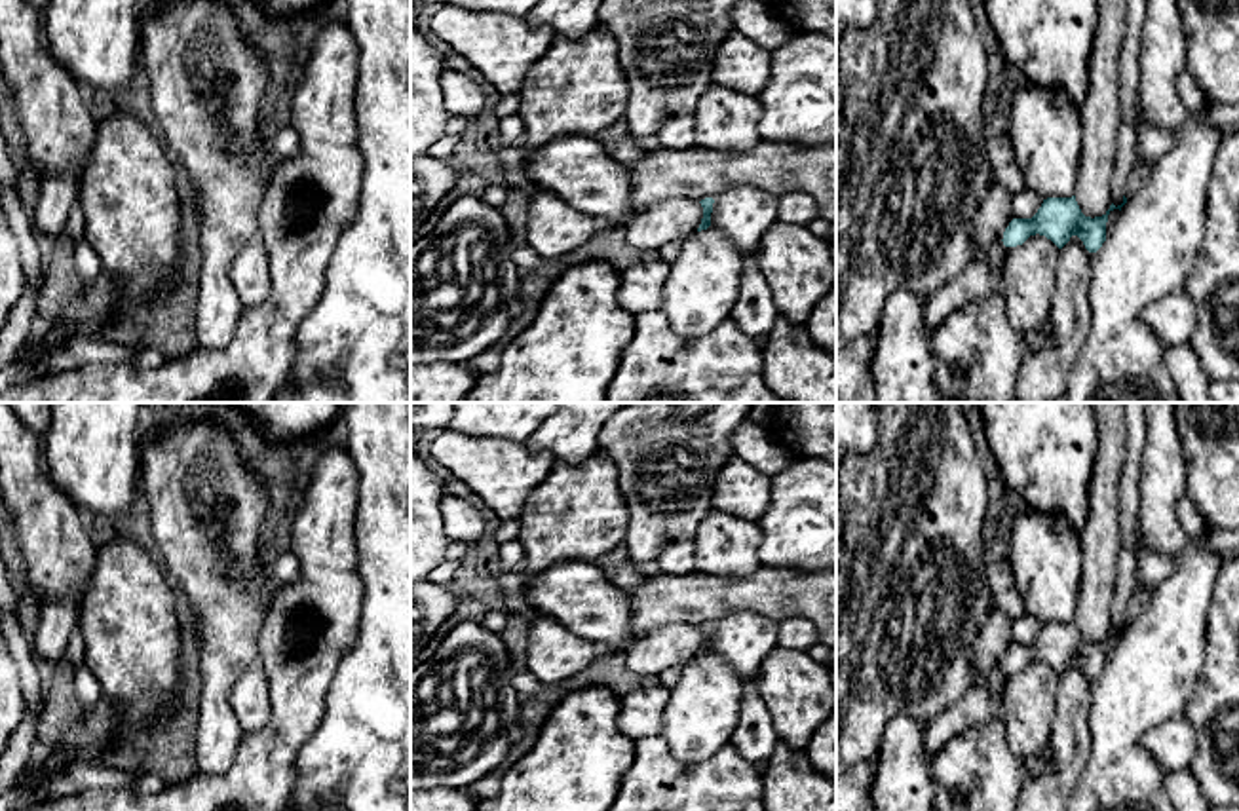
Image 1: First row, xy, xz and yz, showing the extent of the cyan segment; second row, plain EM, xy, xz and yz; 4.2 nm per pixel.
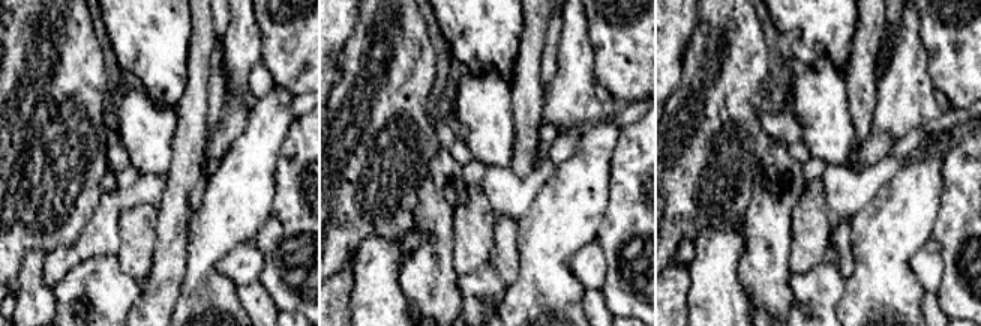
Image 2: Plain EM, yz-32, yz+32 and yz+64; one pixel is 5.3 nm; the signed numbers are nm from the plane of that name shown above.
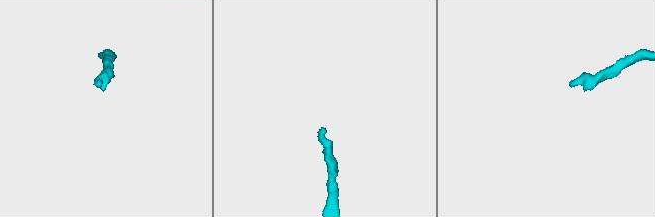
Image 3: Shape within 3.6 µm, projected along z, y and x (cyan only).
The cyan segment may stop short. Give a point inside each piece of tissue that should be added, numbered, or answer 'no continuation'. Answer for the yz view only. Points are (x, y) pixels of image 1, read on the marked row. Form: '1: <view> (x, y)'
1: yz (985, 276)

